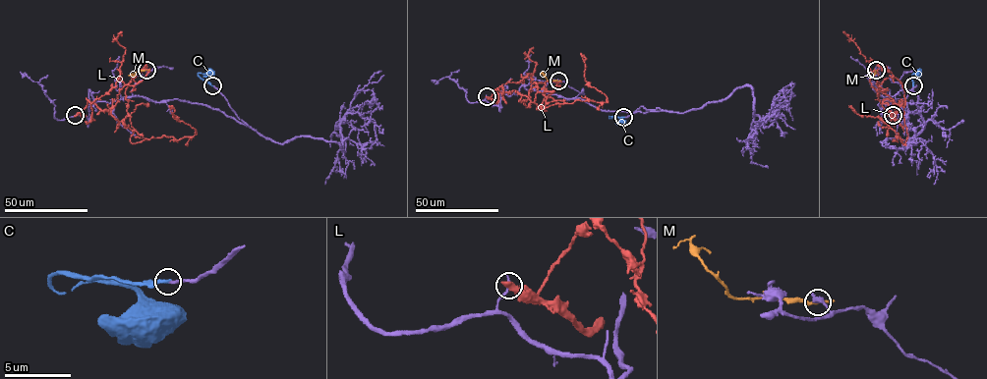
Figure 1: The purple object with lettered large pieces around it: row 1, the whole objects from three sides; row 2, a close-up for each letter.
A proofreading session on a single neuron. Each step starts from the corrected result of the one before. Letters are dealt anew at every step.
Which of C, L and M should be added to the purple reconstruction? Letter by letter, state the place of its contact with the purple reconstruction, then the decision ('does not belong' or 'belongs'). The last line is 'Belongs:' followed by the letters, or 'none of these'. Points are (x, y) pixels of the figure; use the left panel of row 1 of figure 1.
C: contact (212, 85); belongs
L: contact (75, 115); does not belong
M: contact (146, 70); does not belong
Belongs: C

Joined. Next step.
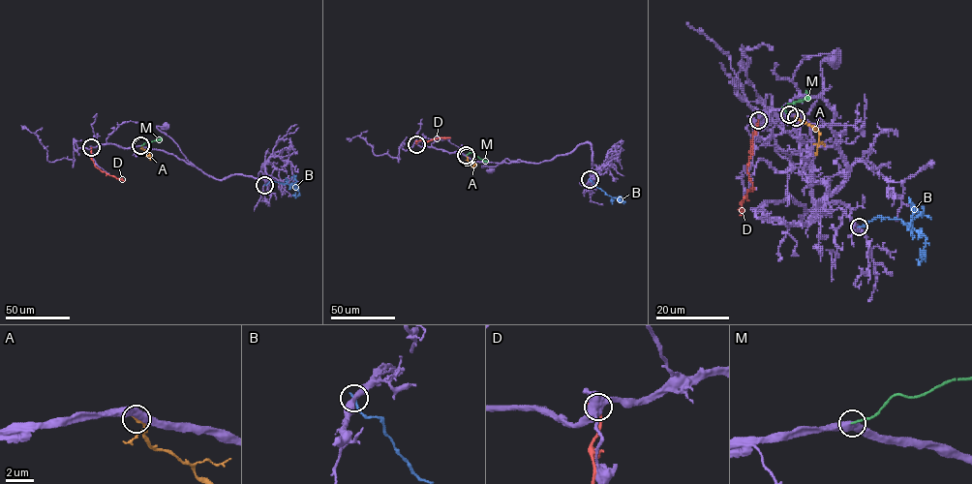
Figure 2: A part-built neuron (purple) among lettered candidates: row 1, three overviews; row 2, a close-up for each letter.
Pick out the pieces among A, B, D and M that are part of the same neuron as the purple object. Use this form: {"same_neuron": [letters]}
{"same_neuron": ["M"]}

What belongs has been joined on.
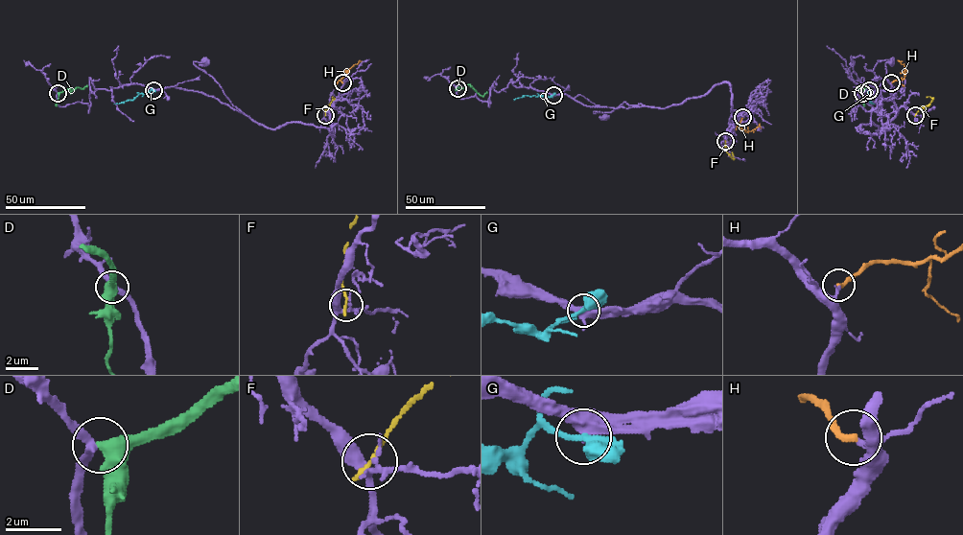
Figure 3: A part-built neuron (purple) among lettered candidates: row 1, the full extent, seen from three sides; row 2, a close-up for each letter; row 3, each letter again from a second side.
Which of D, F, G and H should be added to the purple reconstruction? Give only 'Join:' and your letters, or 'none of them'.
Join: H

